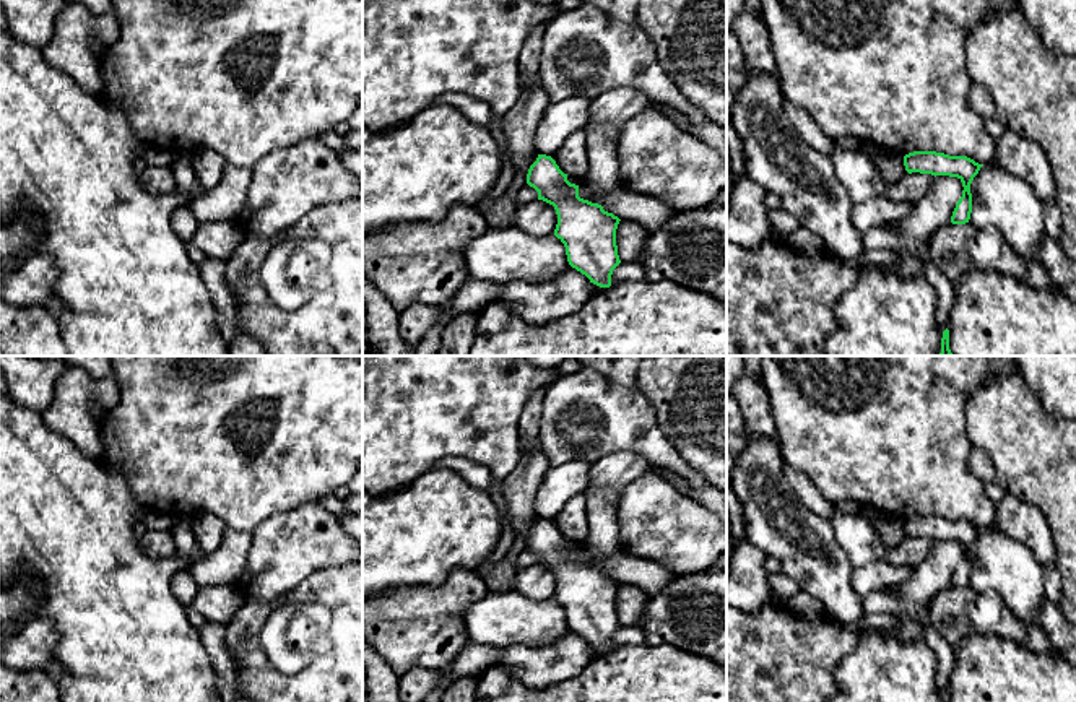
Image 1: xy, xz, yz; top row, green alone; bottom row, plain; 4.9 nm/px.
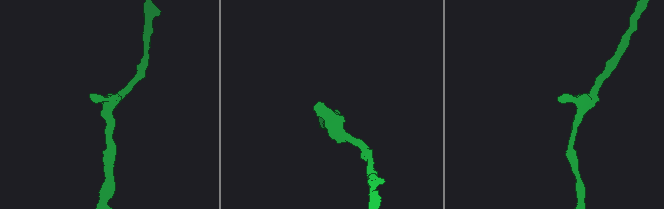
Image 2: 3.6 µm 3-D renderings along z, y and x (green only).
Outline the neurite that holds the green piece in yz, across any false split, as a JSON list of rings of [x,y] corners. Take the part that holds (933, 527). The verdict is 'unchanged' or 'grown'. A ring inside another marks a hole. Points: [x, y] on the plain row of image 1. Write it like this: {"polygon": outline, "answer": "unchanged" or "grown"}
{"polygon": [[[913,515],[904,520],[904,530],[909,538],[931,538],[957,541],[962,546],[962,561],[956,567],[951,580],[952,588],[965,588],[972,577],[970,548],[983,528],[967,520],[949,520],[936,515]]], "answer": "unchanged"}

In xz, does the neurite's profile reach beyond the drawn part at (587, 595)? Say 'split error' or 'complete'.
complete

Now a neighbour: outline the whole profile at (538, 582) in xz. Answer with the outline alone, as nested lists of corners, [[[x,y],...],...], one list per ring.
[[[543,564],[518,569],[515,574],[514,592],[533,598],[551,600],[558,588],[558,578],[553,569]]]

